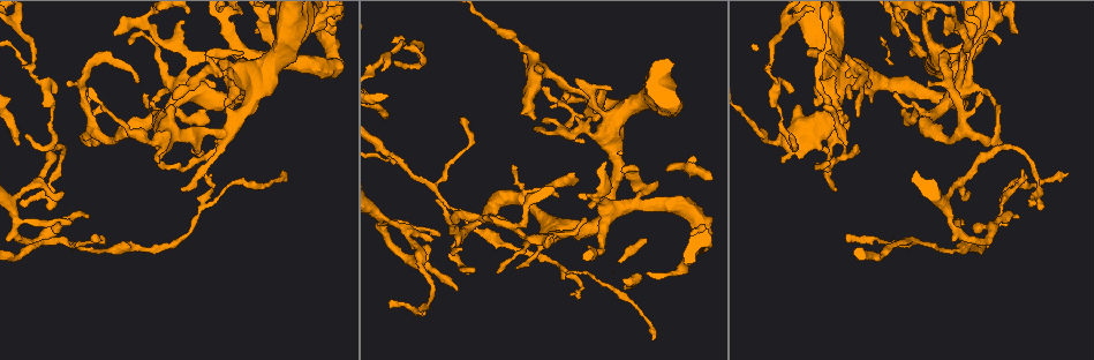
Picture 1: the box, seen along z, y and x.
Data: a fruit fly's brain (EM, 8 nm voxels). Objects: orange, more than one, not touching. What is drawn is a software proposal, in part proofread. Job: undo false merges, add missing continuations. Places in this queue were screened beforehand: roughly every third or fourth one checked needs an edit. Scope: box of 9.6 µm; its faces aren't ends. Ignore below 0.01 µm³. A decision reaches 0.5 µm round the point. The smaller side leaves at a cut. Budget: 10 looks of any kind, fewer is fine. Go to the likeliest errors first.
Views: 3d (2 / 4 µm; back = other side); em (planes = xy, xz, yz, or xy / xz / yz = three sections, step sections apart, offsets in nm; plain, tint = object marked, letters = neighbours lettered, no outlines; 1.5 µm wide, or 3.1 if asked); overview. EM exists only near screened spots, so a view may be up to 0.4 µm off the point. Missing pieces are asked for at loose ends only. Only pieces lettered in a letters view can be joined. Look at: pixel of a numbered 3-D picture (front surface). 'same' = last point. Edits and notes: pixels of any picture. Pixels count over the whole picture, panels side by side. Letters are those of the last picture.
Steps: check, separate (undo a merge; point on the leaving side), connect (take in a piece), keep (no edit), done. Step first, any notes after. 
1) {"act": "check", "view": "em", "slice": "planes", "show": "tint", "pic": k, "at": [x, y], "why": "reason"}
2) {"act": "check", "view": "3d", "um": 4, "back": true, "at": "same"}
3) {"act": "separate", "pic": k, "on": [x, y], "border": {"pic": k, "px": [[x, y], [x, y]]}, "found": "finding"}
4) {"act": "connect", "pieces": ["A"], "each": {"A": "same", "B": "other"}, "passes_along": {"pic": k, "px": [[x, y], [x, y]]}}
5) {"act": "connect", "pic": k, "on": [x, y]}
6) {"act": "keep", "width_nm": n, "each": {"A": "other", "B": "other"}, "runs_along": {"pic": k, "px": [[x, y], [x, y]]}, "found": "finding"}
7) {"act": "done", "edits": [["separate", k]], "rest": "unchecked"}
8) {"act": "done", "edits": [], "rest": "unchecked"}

{"act": "check", "view": "em", "slice": "planes", "show": "letters", "pic": 1, "at": [230, 102], "why": "abrupt turn"}

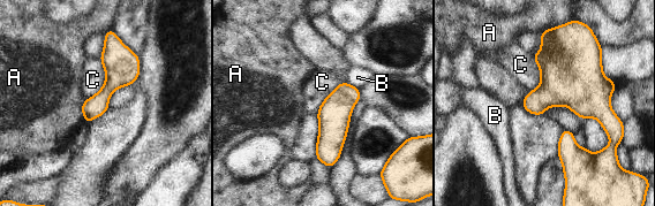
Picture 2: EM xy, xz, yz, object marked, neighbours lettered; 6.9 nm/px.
{"act": "keep", "each": {"A": "other", "B": "other", "C": "other"}, "found": "continuous, no second neuron"}

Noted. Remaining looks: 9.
{"act": "check", "view": "em", "slice": "planes", "show": "tint", "pic": 1, "at": [967, 191], "why": "tapers out"}

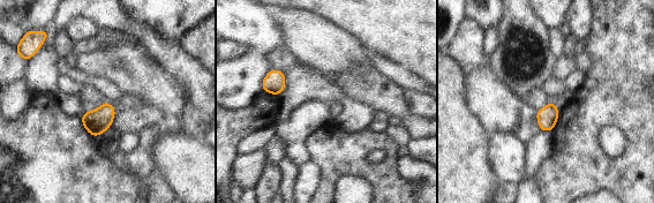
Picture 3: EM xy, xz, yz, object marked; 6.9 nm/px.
{"act": "check", "view": "em", "slice": "planes", "show": "letters", "at": "same", "why": "what lies round it"}

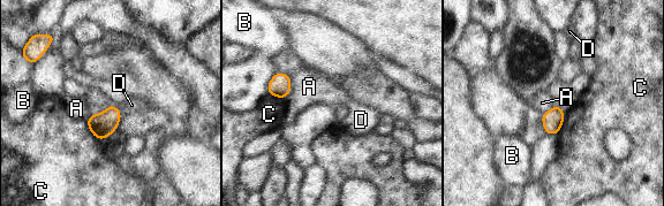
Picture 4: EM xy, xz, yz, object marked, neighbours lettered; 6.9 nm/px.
{"act": "keep", "longest_contact_nm": ["C", 190], "each": {"A": "other", "B": "other", "C": "other", "D": "other"}, "found": "no lettered piece goes on from it"}

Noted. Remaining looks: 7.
{"act": "check", "view": "3d", "um": 4, "pic": 1, "at": [1023, 171], "why": "thin end"}

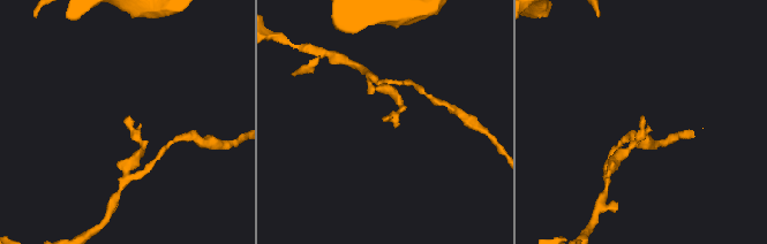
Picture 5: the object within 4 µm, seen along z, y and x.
{"act": "check", "view": "em", "slice": "planes", "show": "letters", "pic": 5, "at": [385, 119]}

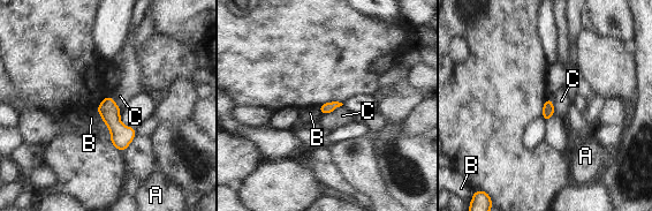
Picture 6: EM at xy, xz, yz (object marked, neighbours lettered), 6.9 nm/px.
{"act": "keep", "longest_contact_nm": ["C", 170], "each": {"A": "other", "B": "other", "C": "other"}, "border": {"pic": 6, "px": [[342, 104], [321, 114]]}, "found": "no lettered piece goes on from it"}

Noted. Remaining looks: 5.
{"act": "check", "view": "3d", "um": 4, "pic": 1, "at": [1030, 204], "why": "free end"}

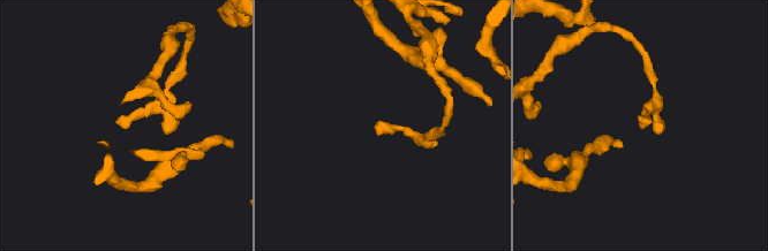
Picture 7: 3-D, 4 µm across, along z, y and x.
{"act": "check", "view": "em", "slice": "yz", "step": 8, "show": "tint", "pic": 7, "at": [116, 121]}

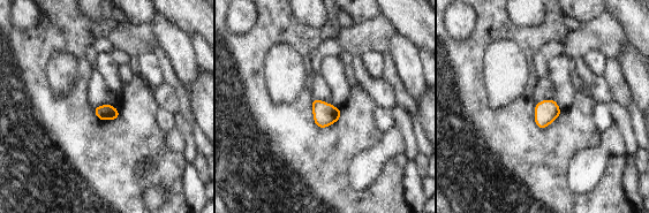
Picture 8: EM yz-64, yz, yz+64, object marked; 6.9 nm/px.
{"act": "check", "view": "em", "slice": "planes", "show": "letters", "at": "same", "why": "cut it another way"}

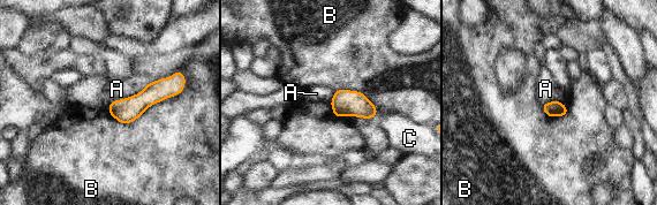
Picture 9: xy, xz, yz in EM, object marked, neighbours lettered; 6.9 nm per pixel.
{"act": "keep", "each": {"A": "other", "B": "other", "C": "other"}, "border": {"pic": 9, "px": [[184, 82], [131, 122], [106, 109]]}, "found": "no lettered piece goes on from it"}

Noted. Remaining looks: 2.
{"act": "done", "edits": [], "rest": "unchecked"}

